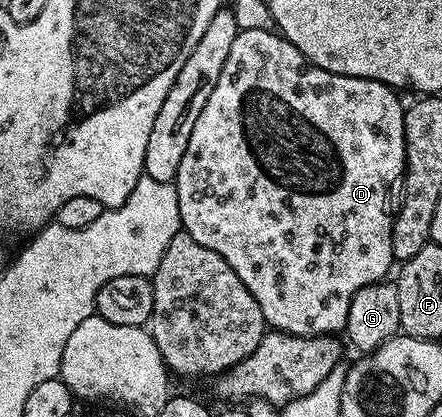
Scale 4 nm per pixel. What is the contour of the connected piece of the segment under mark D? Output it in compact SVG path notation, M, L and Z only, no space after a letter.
M239 30L236 41L232 41L232 50L228 52L228 61L224 61L224 69L220 69L216 89L212 89L211 95L208 96L208 105L204 105L204 109L200 109L200 118L196 120L196 126L192 129L188 149L184 149L184 158L180 161L180 169L178 175L174 178L173 184L174 188L178 190L182 231L190 235L192 241L200 241L200 245L204 245L204 249L212 249L212 253L220 253L220 257L224 257L224 261L228 261L228 265L232 265L236 277L240 277L240 281L244 281L244 285L248 285L248 293L252 293L252 297L256 297L256 305L260 305L260 313L264 313L267 328L283 331L289 335L328 335L345 332L346 322L348 321L348 305L352 305L352 297L356 297L356 293L368 285L383 282L389 276L386 274L389 273L390 266L395 266L396 260L392 253L392 225L394 224L396 208L402 197L402 177L406 173L406 142L404 141L404 117L406 113L404 103L398 100L398 95L399 92L386 83L361 79L360 77L337 75L331 71L315 67L309 59L302 56L300 49L296 49L296 45L292 45L286 40L286 36L277 30Z

